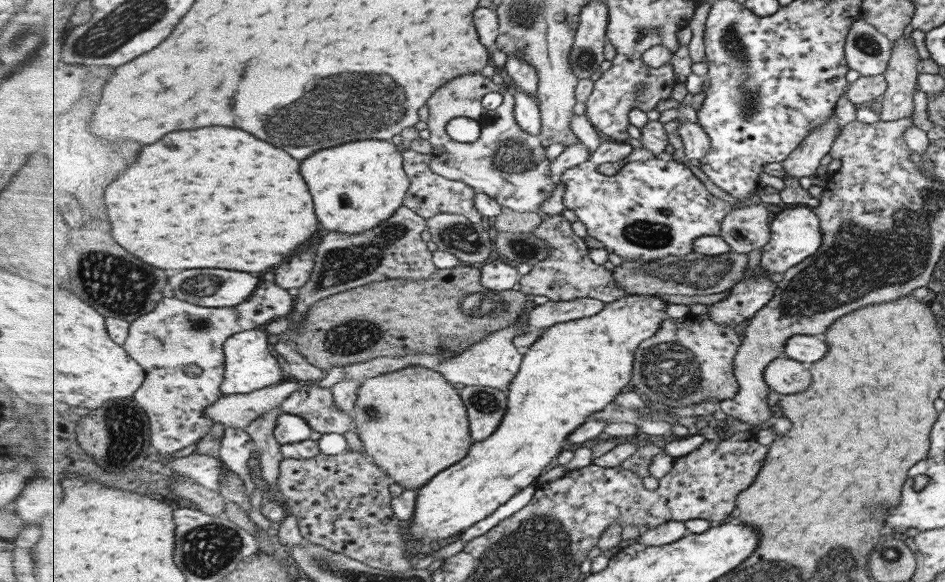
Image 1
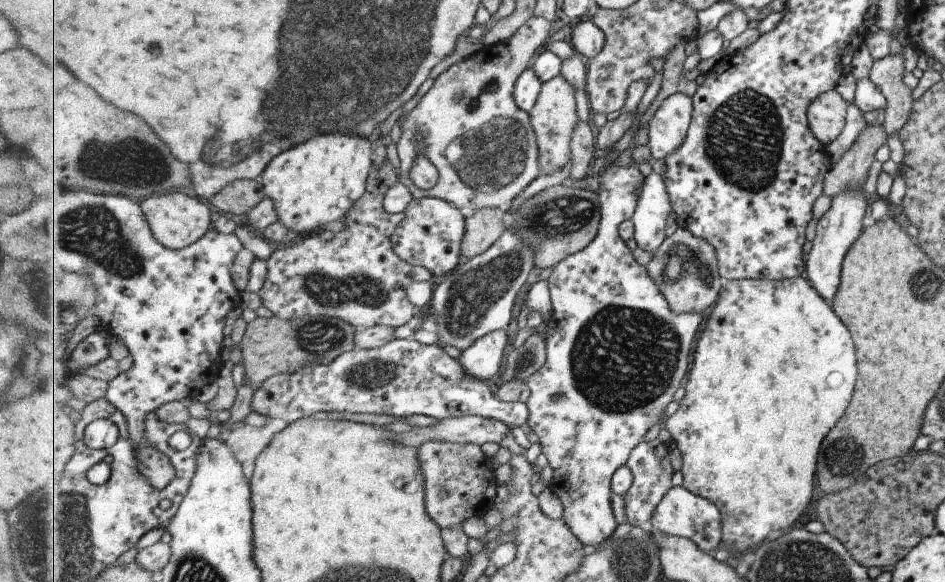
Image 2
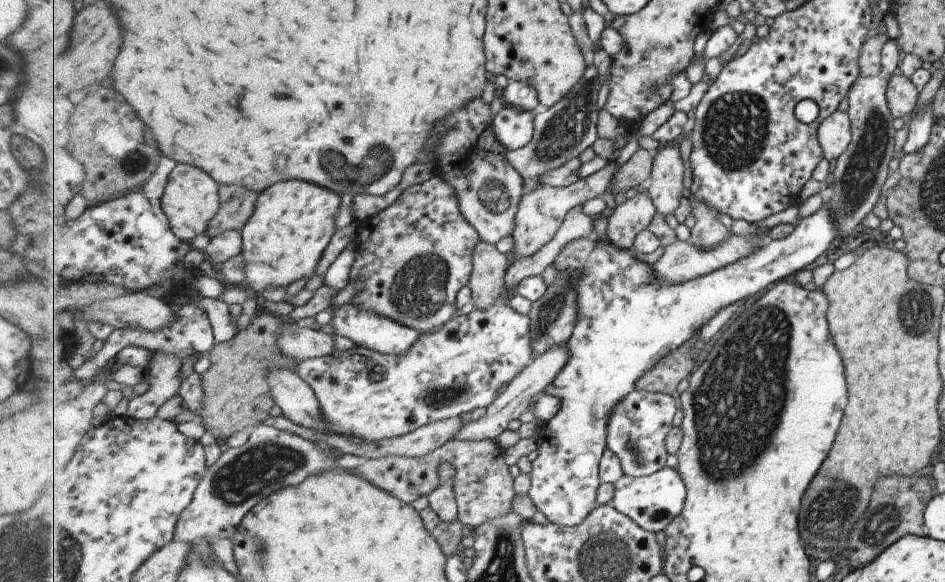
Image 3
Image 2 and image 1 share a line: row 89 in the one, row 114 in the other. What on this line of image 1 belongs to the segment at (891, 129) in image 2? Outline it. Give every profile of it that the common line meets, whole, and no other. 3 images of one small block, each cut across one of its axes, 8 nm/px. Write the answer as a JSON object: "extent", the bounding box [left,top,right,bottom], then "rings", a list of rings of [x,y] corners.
{"extent":[879,36,919,122],"rings":[[[899,36],[890,44],[891,56],[883,72],[886,89],[881,95],[879,121],[889,122],[908,117],[913,110],[913,92],[915,92],[916,65],[919,61],[913,39]]]}

